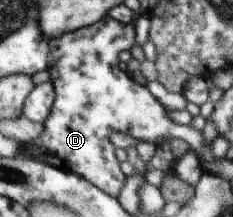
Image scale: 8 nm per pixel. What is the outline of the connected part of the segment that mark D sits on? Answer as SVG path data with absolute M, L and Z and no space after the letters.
M106 16L94 25L49 39L50 66L47 70L55 89L55 99L50 115L43 121L42 135L24 145L26 149L20 153L20 158L47 162L75 173L115 198L124 187L126 176L120 170L110 133L138 137L157 147L165 144L165 139L182 139L195 151L202 169L215 159L211 144L202 131L174 123L162 103L158 103L148 88L136 83L125 70L118 57L120 52L131 49L136 43L138 36L134 27L135 24Z

